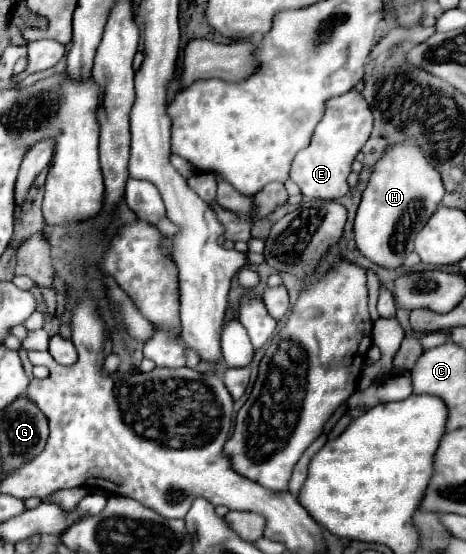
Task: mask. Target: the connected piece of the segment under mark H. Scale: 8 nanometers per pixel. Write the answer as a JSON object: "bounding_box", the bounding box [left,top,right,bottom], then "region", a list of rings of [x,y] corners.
{"bounding_box":[354,144,444,270],"region":[[[398,144],[378,162],[362,194],[354,220],[356,246],[372,264],[386,270],[400,268],[404,258],[414,250],[414,238],[428,222],[428,216],[440,206],[444,184],[440,174],[428,164],[416,144]]]}

